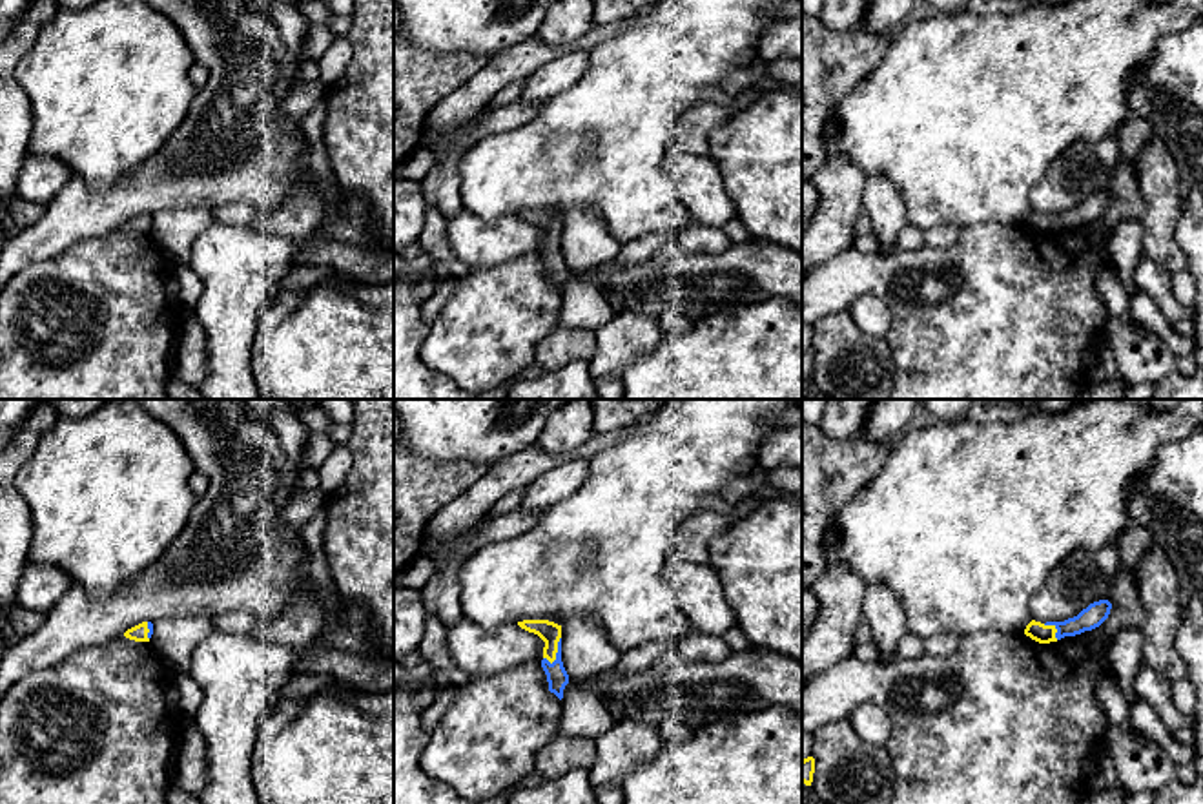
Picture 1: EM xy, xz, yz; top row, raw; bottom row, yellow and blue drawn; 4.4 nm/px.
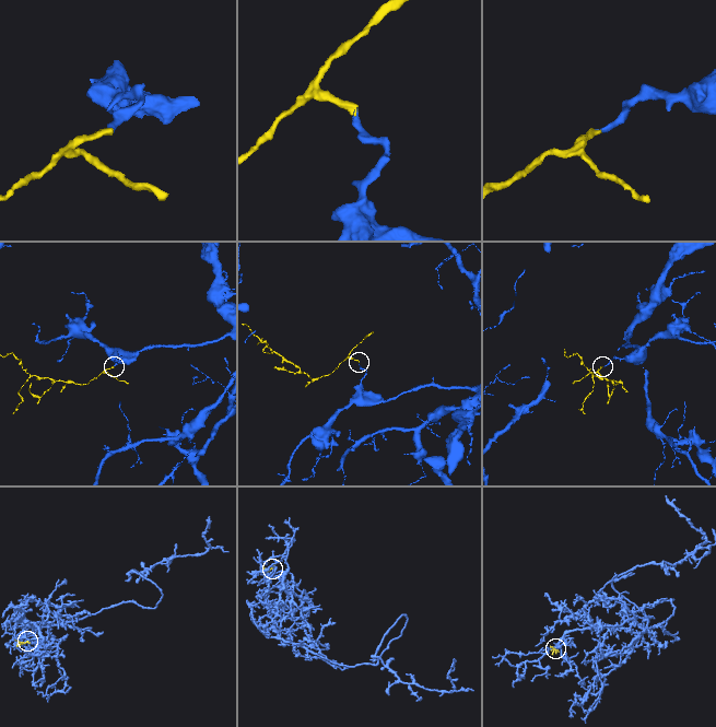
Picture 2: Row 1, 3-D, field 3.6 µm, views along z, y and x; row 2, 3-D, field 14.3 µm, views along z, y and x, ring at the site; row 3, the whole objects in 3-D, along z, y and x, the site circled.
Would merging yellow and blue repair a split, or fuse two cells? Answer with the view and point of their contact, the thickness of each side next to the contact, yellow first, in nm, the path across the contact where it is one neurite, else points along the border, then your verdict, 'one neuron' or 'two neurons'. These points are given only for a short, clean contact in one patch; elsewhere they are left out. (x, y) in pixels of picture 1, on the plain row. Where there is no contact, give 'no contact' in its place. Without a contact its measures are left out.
contact xz (556, 243); calibres 90 and 90 nm; way xz (549, 223), (556, 243), (556, 267); one neuron

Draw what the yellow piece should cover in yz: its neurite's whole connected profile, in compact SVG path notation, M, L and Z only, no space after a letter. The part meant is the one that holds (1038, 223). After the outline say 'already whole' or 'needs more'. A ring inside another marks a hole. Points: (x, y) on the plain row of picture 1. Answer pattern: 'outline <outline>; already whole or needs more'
outline M1099 191L1083 201L1077 208L1064 213L1035 213L1032 211L1024 226L1039 235L1057 233L1064 228L1075 228L1085 222L1099 219L1110 206L1112 195L1108 191Z; needs more

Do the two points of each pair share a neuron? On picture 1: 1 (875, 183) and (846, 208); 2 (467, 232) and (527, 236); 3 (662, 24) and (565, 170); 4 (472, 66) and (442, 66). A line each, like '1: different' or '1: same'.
1: different
2: same
3: same
4: same

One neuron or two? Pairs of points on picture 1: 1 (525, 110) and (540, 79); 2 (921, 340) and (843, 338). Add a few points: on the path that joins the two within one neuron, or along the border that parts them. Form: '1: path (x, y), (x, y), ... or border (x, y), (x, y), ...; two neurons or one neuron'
1: border (522, 97), (542, 103); two neurons
2: border (883, 338), (892, 354), (894, 380); two neurons

